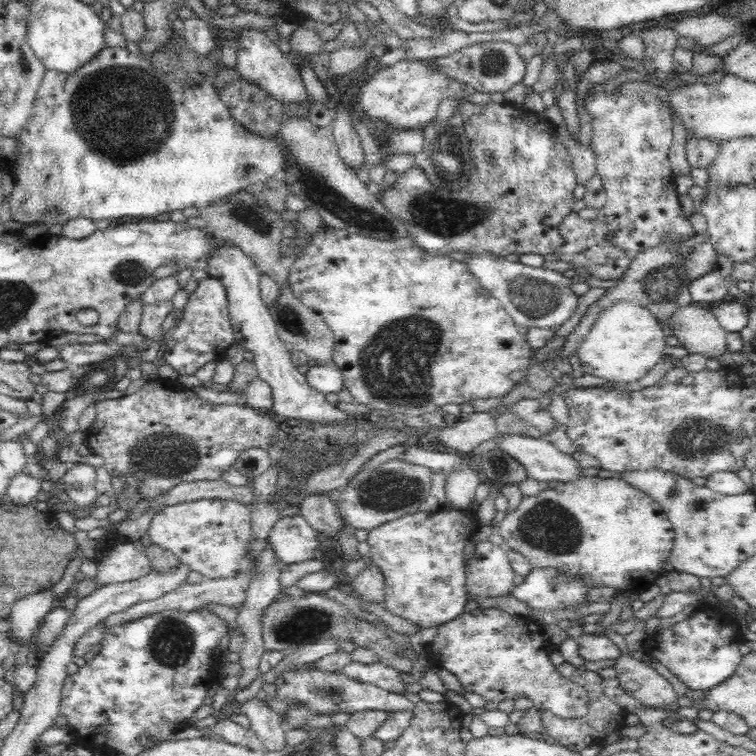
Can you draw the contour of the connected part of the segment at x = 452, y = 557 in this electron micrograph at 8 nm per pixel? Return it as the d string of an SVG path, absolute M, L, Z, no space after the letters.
M445 507L434 512L404 514L370 529L368 555L384 576L386 608L421 628L443 625L461 615L469 602L463 552L474 528L476 522L469 511Z

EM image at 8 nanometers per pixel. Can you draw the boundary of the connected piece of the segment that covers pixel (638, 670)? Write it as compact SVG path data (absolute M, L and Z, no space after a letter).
M631 654L620 657L614 667L619 685L645 706L669 707L678 701L670 681Z

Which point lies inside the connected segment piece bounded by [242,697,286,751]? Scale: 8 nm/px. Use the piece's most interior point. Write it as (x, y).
(267, 725)

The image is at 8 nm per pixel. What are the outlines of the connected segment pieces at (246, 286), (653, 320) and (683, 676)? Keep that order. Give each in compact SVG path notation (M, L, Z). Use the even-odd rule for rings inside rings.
M231 242L224 244L224 248L218 250L212 260L207 261L210 276L217 277L225 286L235 342L252 354L252 362L258 369L259 378L271 386L273 409L276 414L280 414L284 418L292 418L292 420L319 424L320 427L352 418L353 416L330 405L321 392L314 390L291 360L290 350L279 337L276 321L261 297L260 276L263 272L256 266L256 263Z
M620 299L597 316L592 330L585 335L578 350L580 365L585 374L606 382L632 384L646 377L663 360L666 339L656 316L646 307Z
M696 610L664 632L646 636L642 651L649 658L664 664L689 689L710 690L730 678L740 666L743 655L739 645L742 638L744 636L732 626L720 624L720 618L714 618L704 610Z

